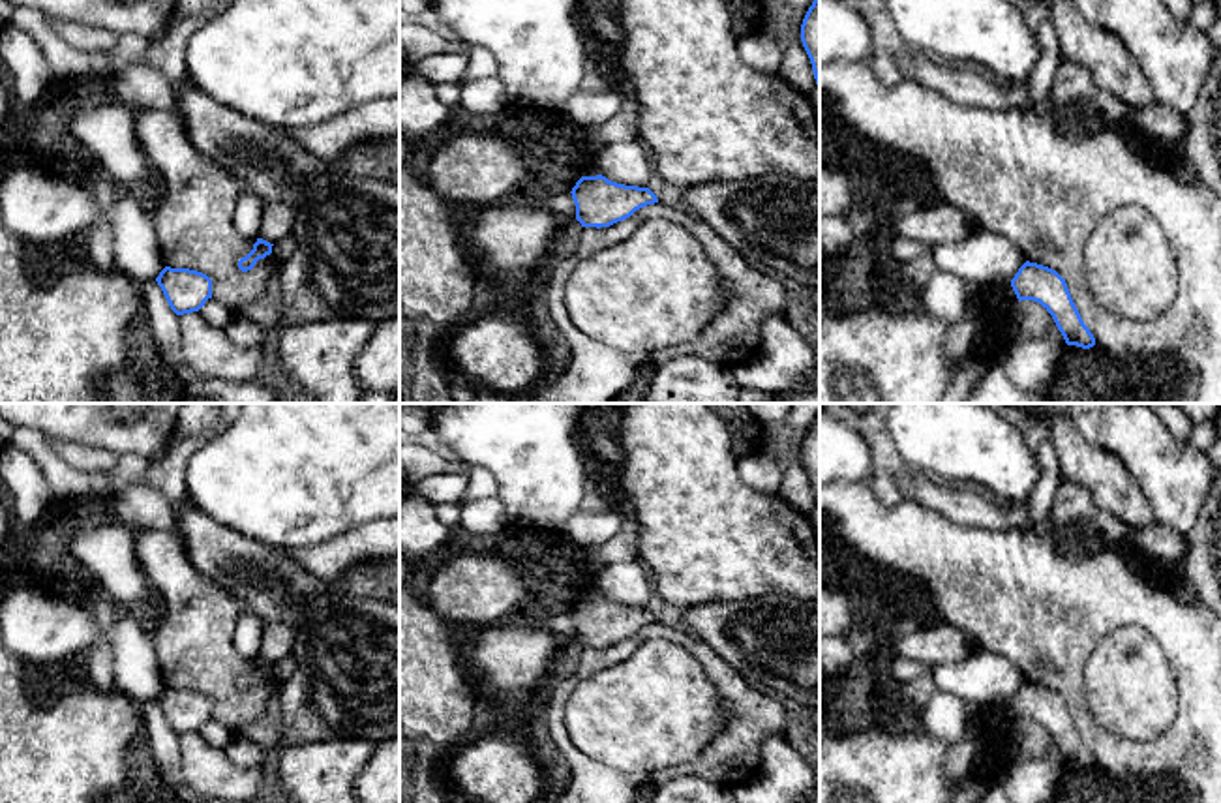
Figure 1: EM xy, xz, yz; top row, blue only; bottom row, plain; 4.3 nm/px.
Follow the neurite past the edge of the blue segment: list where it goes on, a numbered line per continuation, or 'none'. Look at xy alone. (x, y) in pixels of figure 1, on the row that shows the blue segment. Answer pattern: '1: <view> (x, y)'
none

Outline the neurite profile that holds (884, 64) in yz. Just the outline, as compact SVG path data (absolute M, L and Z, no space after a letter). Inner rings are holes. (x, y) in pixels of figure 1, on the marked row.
M874 51L870 66L885 86L895 86L902 79L897 56L887 51Z

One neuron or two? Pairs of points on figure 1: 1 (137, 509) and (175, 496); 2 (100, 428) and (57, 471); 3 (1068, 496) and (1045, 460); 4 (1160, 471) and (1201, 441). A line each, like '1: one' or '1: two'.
1: two
2: two
3: two
4: two

